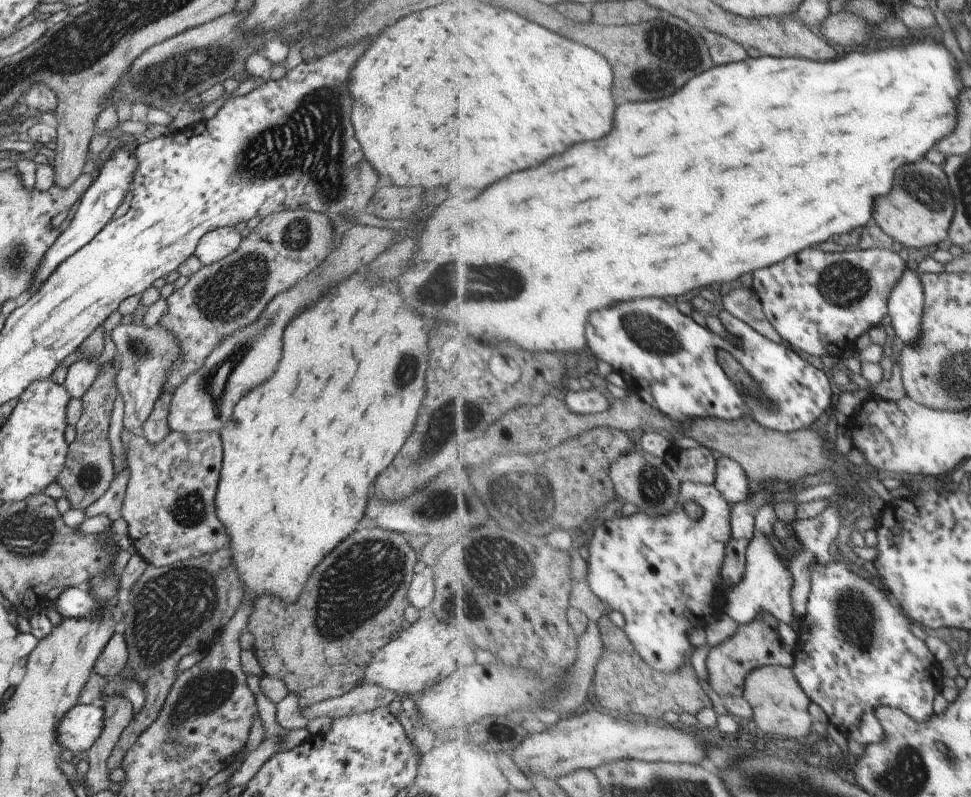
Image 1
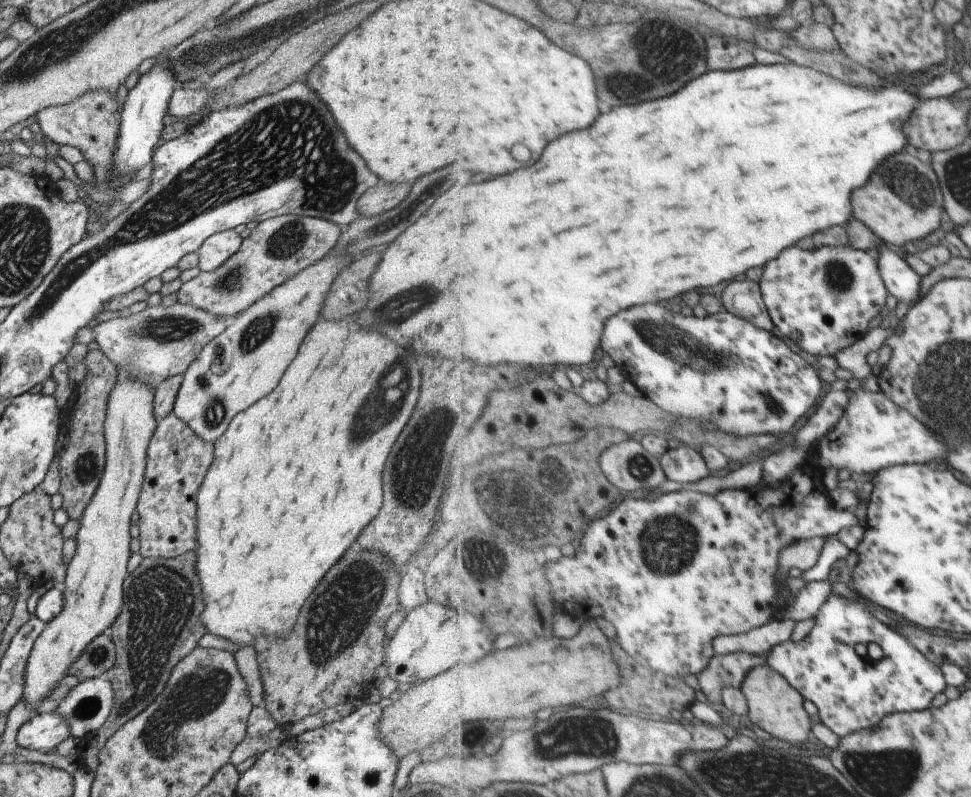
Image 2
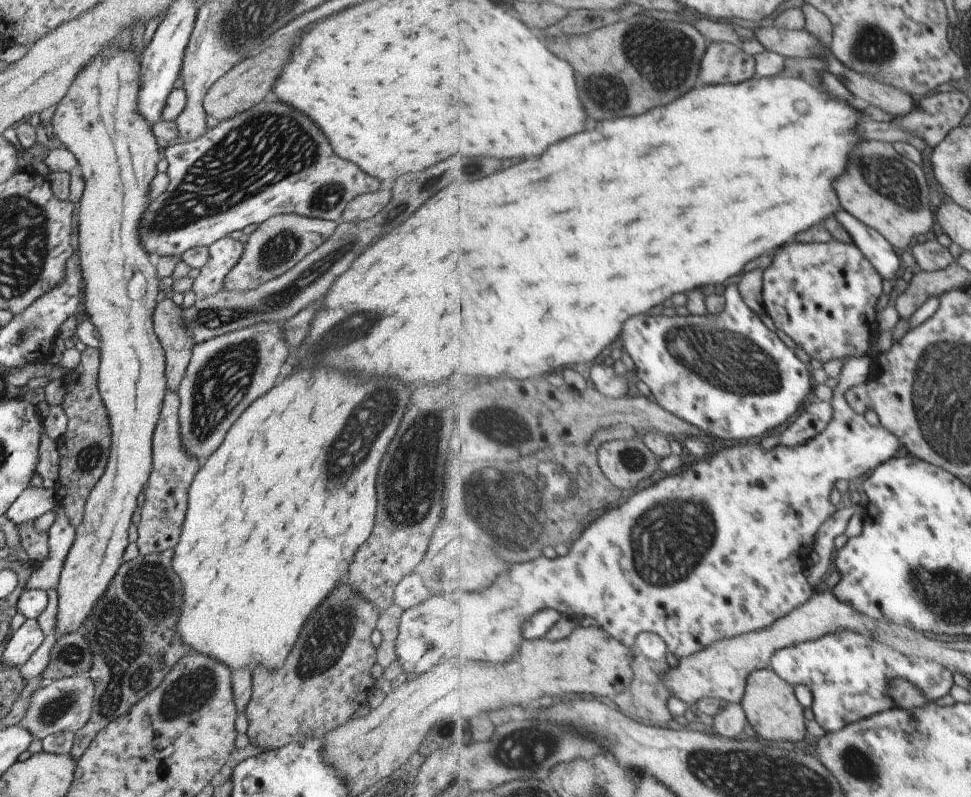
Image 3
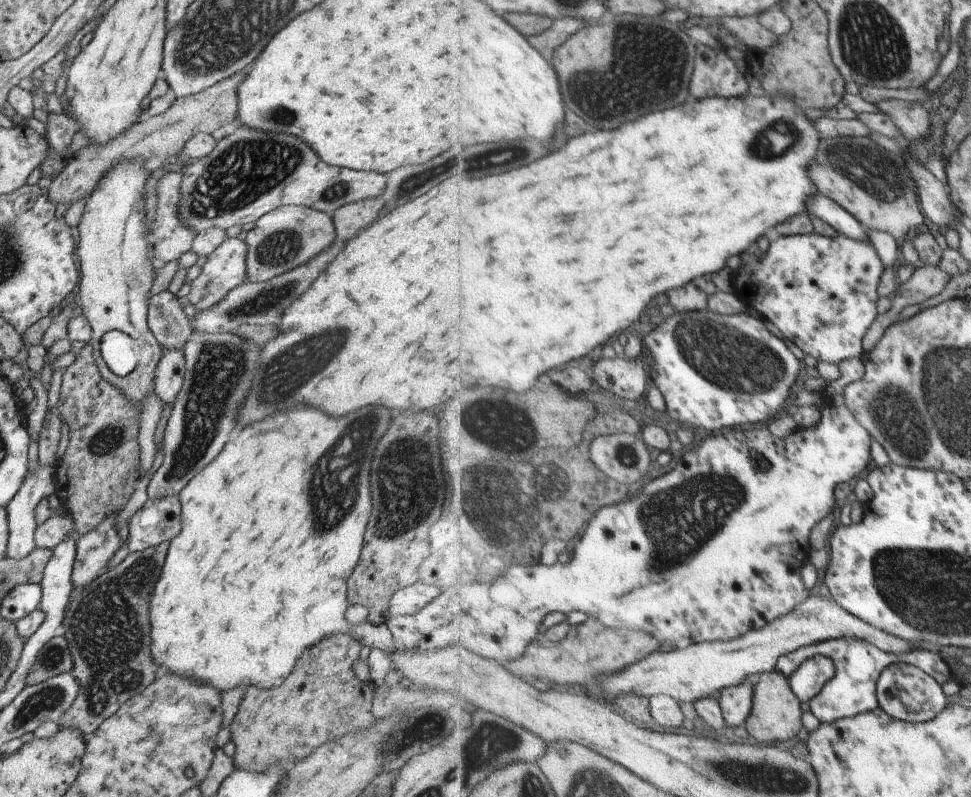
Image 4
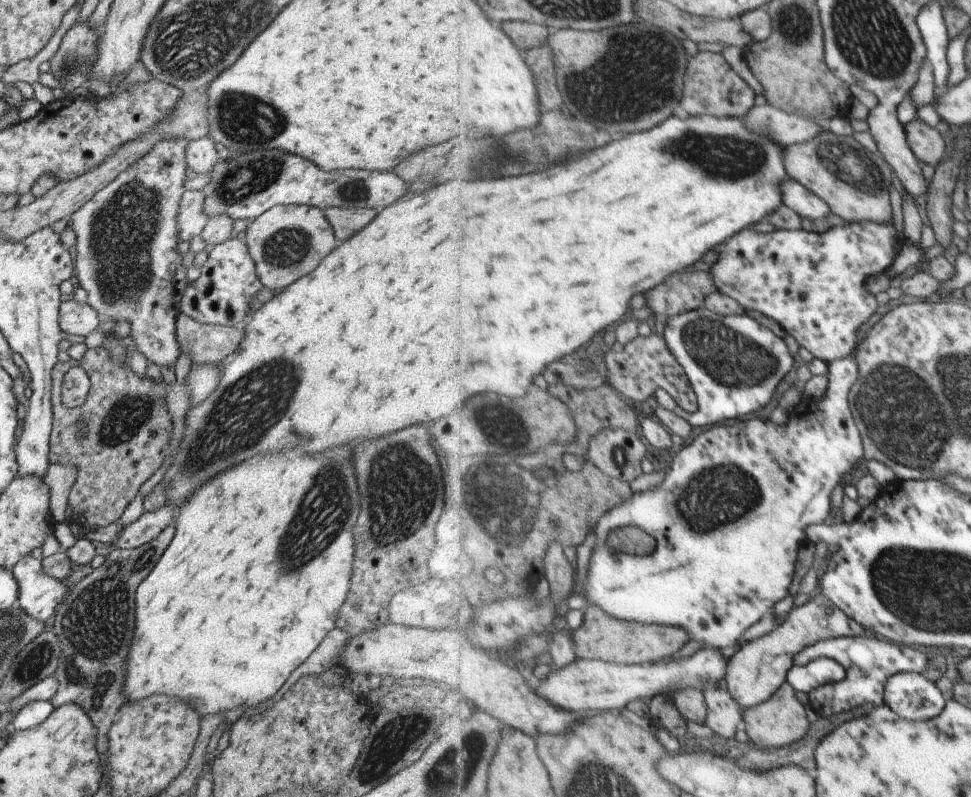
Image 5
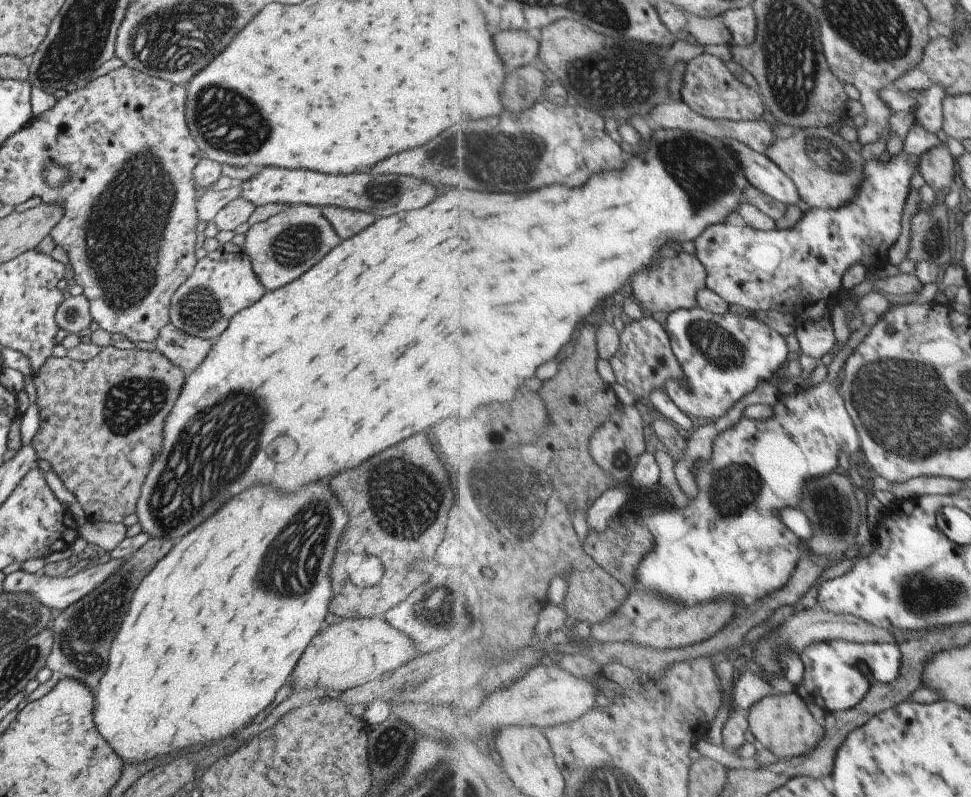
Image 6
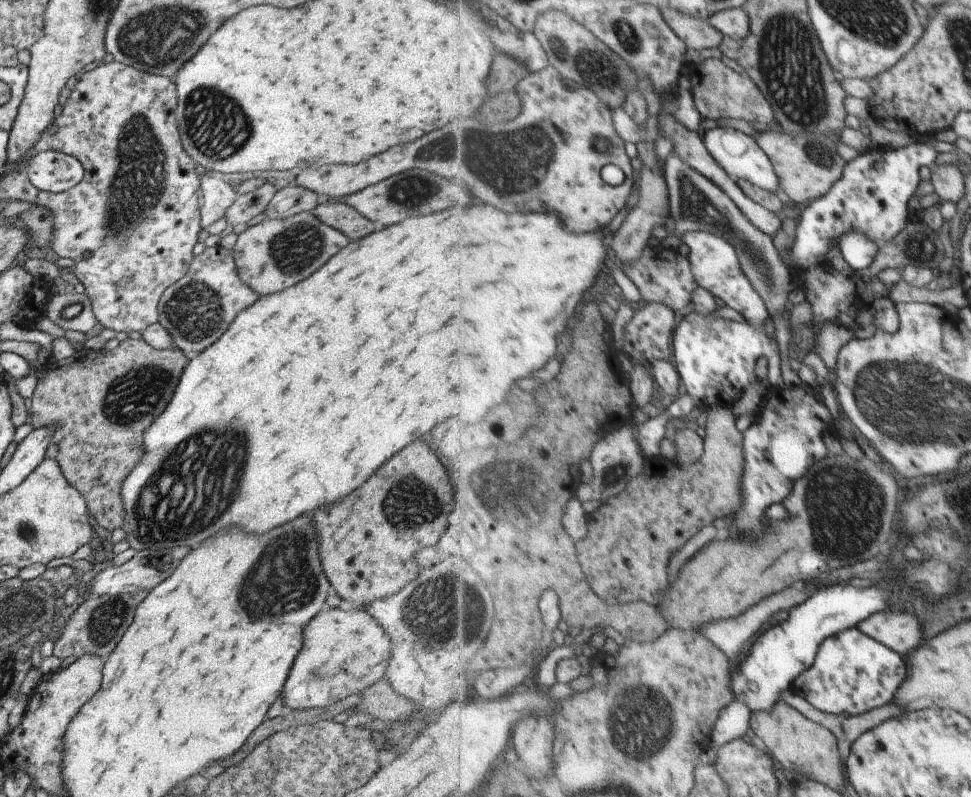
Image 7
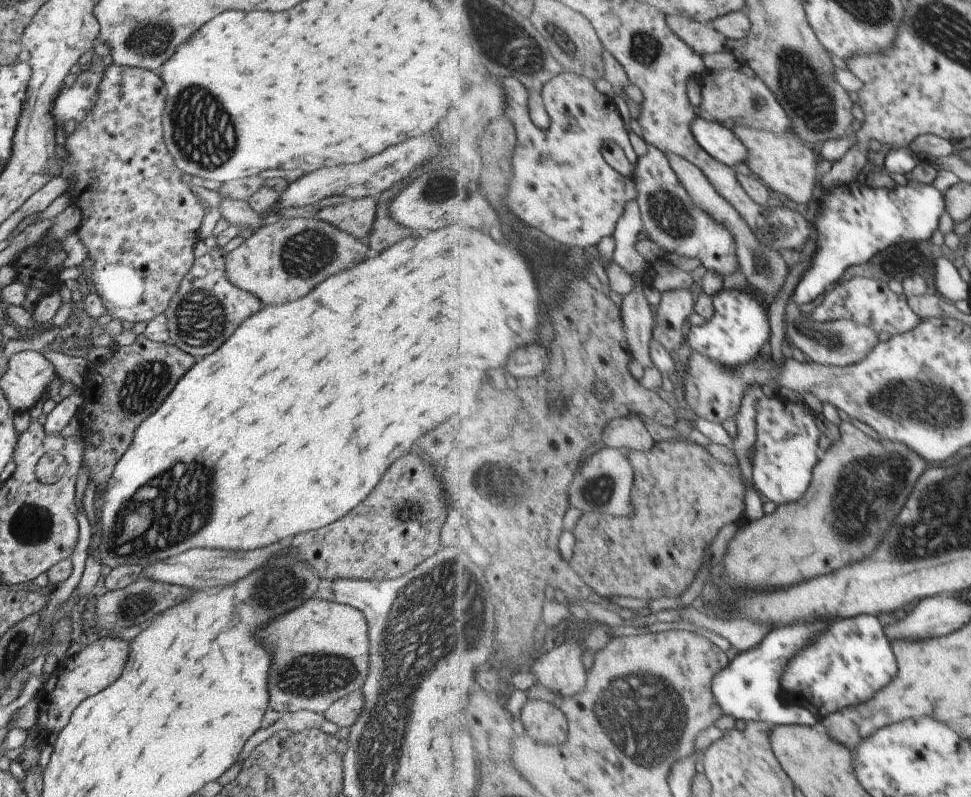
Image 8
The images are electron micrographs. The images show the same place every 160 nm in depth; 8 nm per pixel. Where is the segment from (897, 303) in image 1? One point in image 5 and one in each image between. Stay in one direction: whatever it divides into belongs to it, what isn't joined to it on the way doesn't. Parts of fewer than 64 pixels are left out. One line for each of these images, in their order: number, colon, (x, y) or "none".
2: (903, 281)
3: (886, 257)
4: (842, 220)
5: (801, 199)

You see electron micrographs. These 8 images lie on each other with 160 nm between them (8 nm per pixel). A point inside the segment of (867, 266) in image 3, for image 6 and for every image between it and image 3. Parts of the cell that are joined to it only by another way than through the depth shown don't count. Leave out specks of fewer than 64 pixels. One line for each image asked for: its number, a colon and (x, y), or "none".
4: (822, 293)
5: (813, 284)
6: (802, 269)

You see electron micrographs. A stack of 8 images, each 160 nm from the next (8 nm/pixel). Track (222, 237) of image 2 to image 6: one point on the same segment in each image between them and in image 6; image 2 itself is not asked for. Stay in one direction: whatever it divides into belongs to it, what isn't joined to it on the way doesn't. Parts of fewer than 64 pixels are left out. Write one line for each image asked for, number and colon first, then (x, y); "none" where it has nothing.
3: (224, 254)
4: (225, 268)
5: (223, 294)
6: (222, 283)

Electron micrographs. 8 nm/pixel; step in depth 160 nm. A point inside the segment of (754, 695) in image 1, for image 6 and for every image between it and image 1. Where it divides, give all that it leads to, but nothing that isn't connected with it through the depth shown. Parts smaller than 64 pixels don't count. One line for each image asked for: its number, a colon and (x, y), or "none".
2: (776, 706)
3: (775, 711)
4: (778, 713)
5: (783, 720)
6: (783, 723)

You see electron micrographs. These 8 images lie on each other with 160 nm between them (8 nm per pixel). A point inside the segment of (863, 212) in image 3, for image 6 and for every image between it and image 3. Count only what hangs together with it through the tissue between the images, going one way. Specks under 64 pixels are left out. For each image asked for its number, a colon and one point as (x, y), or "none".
4: (875, 184)
5: (855, 181)
6: (827, 169)

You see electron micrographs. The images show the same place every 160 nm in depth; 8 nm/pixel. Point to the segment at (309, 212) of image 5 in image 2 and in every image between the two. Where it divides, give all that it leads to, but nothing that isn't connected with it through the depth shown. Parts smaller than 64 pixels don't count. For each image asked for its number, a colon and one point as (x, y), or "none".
2: (277, 249)
3: (278, 244)
4: (293, 235)

